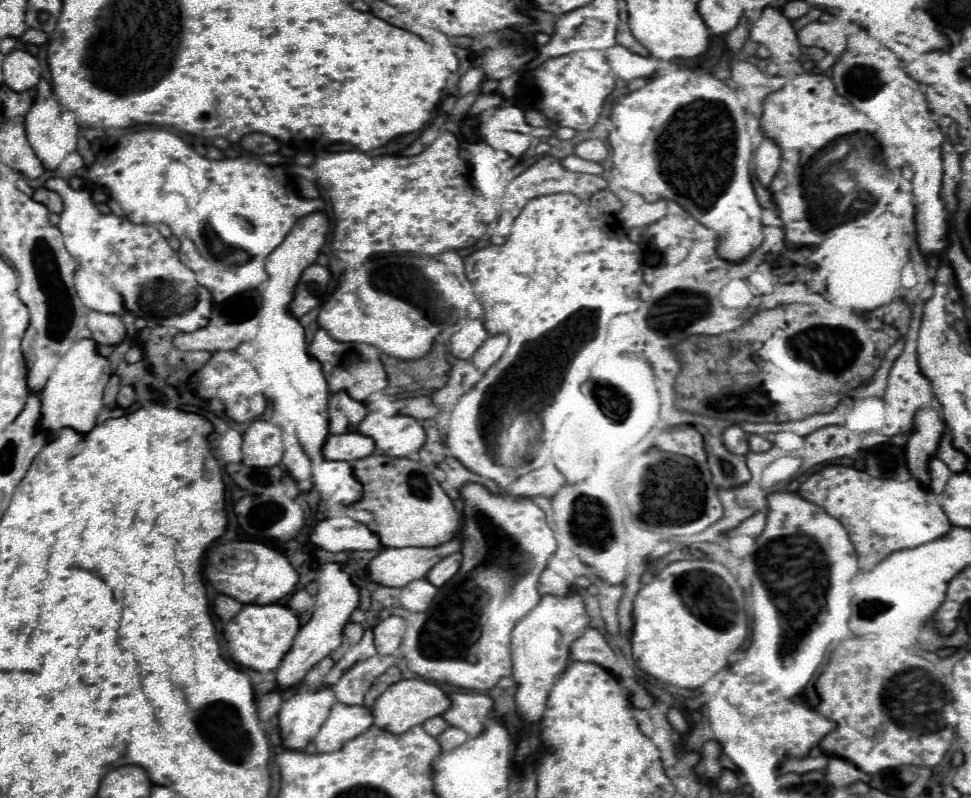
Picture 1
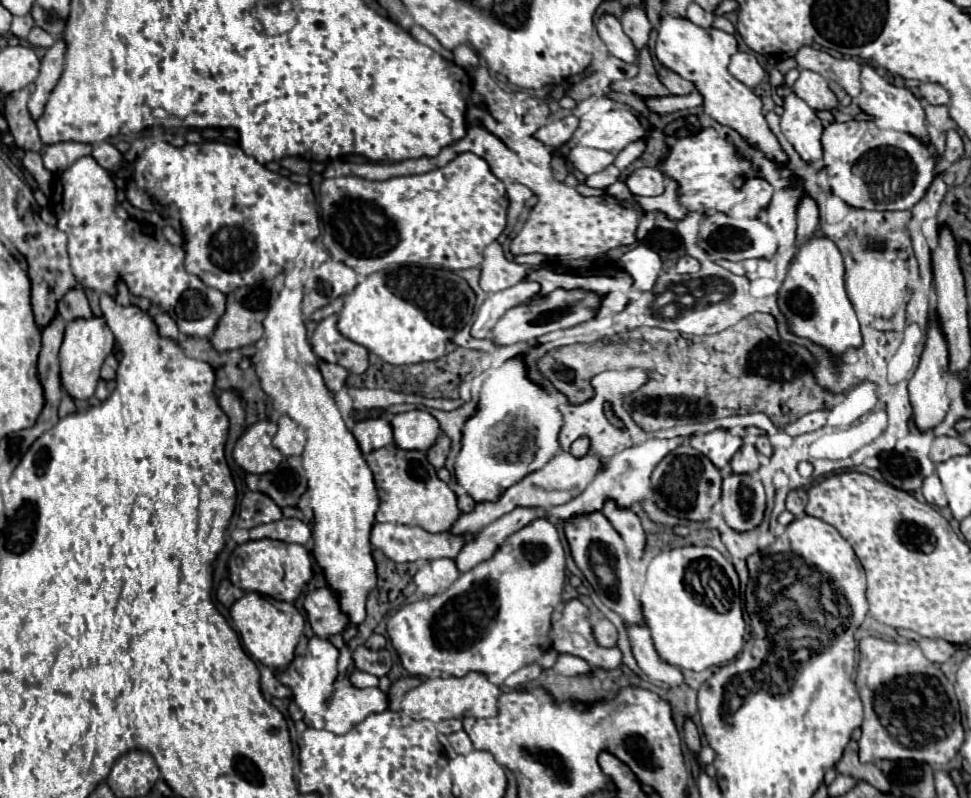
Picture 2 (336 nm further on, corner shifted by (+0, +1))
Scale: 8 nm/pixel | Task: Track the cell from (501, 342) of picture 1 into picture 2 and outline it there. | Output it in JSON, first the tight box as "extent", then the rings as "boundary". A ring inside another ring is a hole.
{"extent":[493,290,599,346],"boundary":[[[555,290],[547,298],[531,300],[525,304],[519,304],[503,314],[503,318],[493,328],[493,344],[507,346],[515,342],[531,342],[547,332],[569,328],[581,322],[587,322],[595,316],[599,308],[599,298],[595,294],[583,292],[583,290]]]}

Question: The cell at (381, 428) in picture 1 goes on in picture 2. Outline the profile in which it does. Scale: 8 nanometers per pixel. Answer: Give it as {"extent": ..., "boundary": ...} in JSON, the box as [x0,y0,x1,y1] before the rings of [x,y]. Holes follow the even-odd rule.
{"extent":[391,410,439,450],"boundary":[[[411,410],[391,418],[393,440],[401,450],[429,450],[439,434],[439,422],[425,410]]]}

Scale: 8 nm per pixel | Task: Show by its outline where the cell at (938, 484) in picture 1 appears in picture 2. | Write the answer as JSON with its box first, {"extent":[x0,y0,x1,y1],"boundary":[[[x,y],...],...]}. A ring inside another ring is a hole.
{"extent":[921,476,947,506],"boundary":[[[927,476],[927,480],[923,480],[921,494],[925,496],[925,500],[927,500],[929,504],[947,506],[947,498],[945,498],[943,486],[939,484],[939,478],[937,478],[937,476]]]}

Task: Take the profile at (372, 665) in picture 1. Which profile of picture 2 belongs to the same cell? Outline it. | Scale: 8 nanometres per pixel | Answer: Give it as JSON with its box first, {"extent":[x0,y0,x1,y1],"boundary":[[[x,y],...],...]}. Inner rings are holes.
{"extent":[349,670,379,688],"boundary":[[[353,670],[349,680],[357,688],[367,688],[367,686],[377,686],[379,684],[377,676],[371,676],[371,674],[365,674],[365,672],[359,672],[359,670]]]}

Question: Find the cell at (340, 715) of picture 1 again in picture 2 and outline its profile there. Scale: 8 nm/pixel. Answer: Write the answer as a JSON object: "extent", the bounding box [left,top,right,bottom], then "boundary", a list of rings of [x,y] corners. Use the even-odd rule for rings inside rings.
{"extent":[325,684,387,734],"boundary":[[[339,684],[327,704],[325,730],[347,734],[367,716],[387,710],[387,696],[379,688],[355,688]]]}

